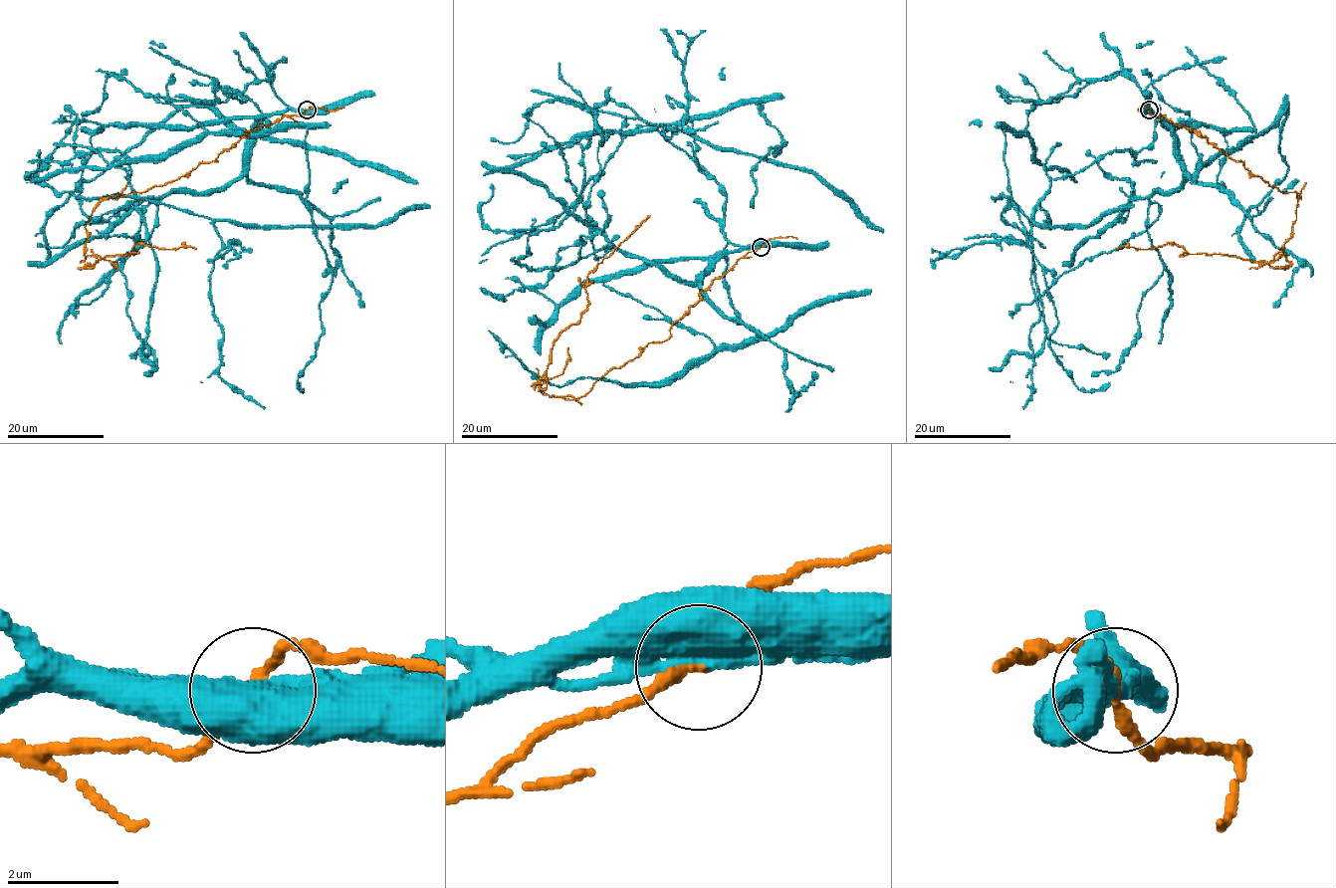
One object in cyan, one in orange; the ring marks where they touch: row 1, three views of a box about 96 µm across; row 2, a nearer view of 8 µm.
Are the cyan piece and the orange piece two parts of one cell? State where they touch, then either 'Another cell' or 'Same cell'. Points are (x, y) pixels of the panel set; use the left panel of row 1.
Place: (307, 110). Another cell

